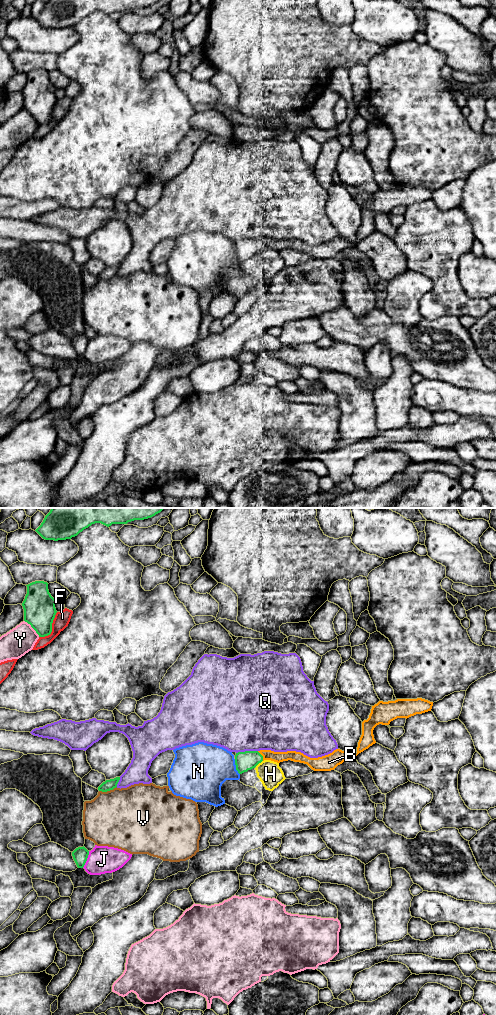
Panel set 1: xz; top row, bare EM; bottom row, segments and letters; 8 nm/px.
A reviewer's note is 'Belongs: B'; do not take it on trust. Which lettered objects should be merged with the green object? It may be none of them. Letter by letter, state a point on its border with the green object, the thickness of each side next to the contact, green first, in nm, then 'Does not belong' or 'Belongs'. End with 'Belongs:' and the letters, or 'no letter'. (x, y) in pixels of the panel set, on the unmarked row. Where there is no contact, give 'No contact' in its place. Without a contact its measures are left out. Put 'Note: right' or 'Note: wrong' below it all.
B: Touches green at xz (262, 244). Thickness 160 nm (green) against 90 nm. Belongs
F: Touches green at xz (51, 116). Thickness 260 nm (green) against 120 nm. Does not belong
H: Touches green at xz (258, 251). Thickness 160 nm (green) against 190 nm. Does not belong
J: Touches green at xz (86, 347). Thickness 120 nm (green) against 220 nm. Does not belong
N: Touches green at xz (236, 255). Thickness 160 nm (green) against 380 nm. Does not belong
Q: Touches green at xz (246, 239). Thickness 160 nm (green) against 500 nm. Does not belong
V: Touches green at xz (107, 278). Thickness 90 nm (green) against 480 nm. Does not belong
Y: Touches green at xz (32, 115). Thickness 260 nm (green) against 220 nm. Does not belong
Belongs: B
Note: right

